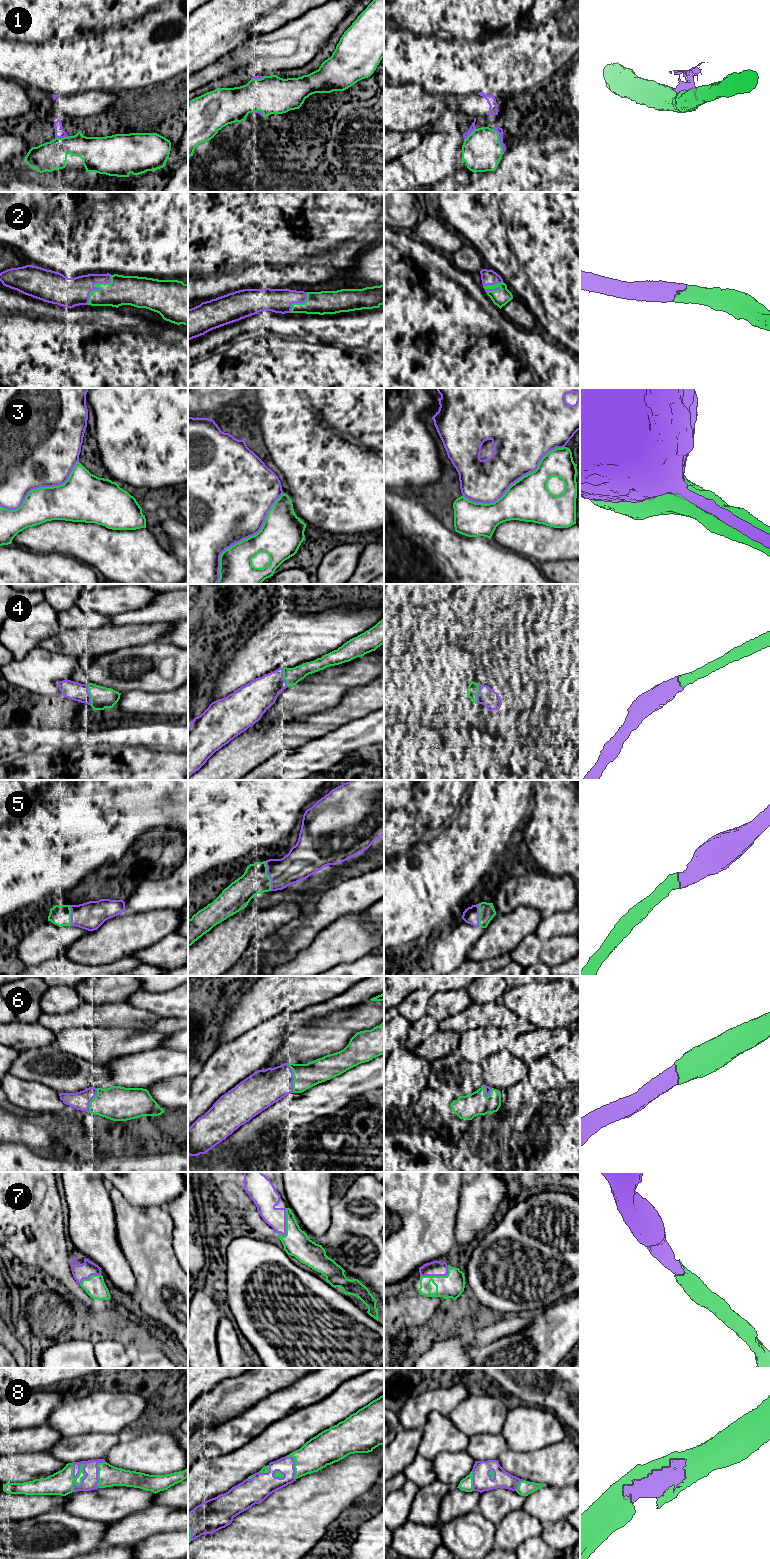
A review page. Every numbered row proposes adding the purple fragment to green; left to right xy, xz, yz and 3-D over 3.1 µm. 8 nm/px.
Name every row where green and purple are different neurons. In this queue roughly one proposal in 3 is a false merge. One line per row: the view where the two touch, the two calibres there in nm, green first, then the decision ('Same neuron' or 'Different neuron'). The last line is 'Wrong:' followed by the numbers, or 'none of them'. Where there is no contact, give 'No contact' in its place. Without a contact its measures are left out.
1: Touches green in yz. Thickness 320 nm (green) against 50 nm. Different neuron
2: Touches green in xy. Thickness 240 nm (green) against 240 nm. Same neuron
3: Touches green in yz. Thickness 360 nm (green) against 380 nm. Different neuron
4: Touches green in xy. Thickness 180 nm (green) against 150 nm. Same neuron
5: Touches green in xz. Thickness 220 nm (green) against 240 nm. Same neuron
6: Touches green in xz. Thickness 190 nm (green) against 280 nm. Same neuron
7: Touches green in yz. Thickness 190 nm (green) against 120 nm. Same neuron
8: Touches green in xy. Thickness 190 nm (green) against 120 nm. Same neuron
Wrong: 1, 3

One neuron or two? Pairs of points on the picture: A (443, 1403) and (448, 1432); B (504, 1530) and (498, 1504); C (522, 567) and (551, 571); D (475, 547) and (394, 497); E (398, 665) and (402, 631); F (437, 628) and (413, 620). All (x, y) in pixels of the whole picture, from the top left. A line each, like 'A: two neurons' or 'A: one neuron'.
A: two neurons
B: two neurons
C: two neurons
D: one neuron
E: two neurons
F: two neurons

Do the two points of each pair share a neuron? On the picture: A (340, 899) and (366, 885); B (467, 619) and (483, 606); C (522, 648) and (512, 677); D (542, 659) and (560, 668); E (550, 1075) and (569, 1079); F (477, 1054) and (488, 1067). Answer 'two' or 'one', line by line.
A: one
B: two
C: two
D: one
E: two
F: two

